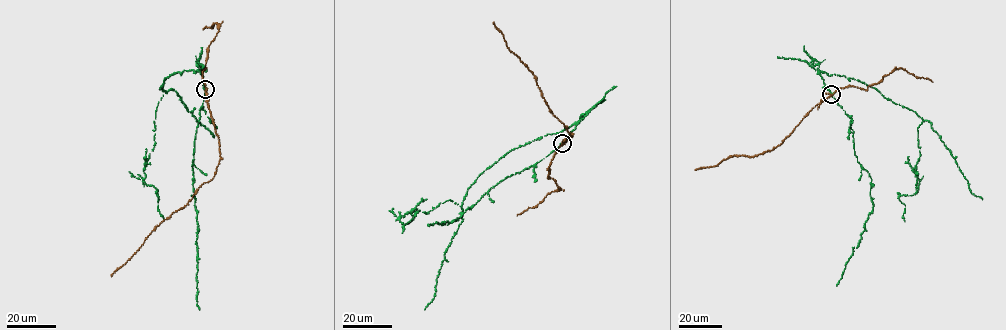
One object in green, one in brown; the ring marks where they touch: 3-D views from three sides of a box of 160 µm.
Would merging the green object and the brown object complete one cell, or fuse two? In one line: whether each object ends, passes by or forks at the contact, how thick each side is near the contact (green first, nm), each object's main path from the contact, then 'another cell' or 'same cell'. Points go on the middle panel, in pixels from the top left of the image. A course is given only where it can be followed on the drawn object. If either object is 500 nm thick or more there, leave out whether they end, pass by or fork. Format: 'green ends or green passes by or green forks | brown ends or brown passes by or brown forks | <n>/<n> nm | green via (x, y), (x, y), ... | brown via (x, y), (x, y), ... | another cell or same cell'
green forks | brown forks | 200/240 nm | green via (562, 143), (577, 122), (512, 149), (460, 206), (449, 199), (401, 216), (406, 224), (415, 215), (402, 233) | brown via (562, 144), (571, 134), (552, 113), (536, 77), (509, 50), (493, 21) | another cell

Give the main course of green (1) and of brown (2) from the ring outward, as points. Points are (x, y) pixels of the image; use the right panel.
1: (831, 94), (820, 71), (859, 80), (923, 121), (917, 129), (918, 186), (898, 198), (905, 221)
2: (832, 94), (814, 106), (790, 135), (772, 150), (750, 157), (733, 155), (716, 165), (695, 169)

